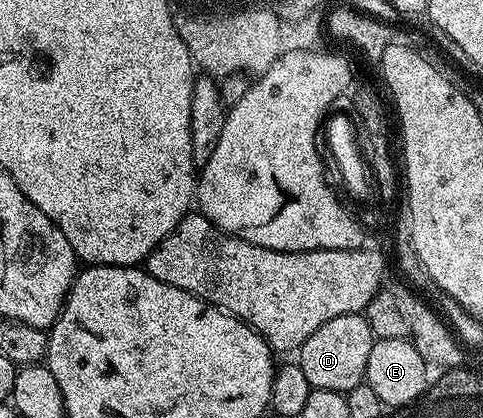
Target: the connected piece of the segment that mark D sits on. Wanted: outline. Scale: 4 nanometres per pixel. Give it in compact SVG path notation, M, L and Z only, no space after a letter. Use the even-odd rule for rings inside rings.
M365 313L336 316L336 320L328 320L328 324L320 324L308 340L297 351L296 361L304 368L304 376L308 376L308 384L316 390L331 390L346 394L352 388L363 385L368 355L375 344L372 328L368 328Z

